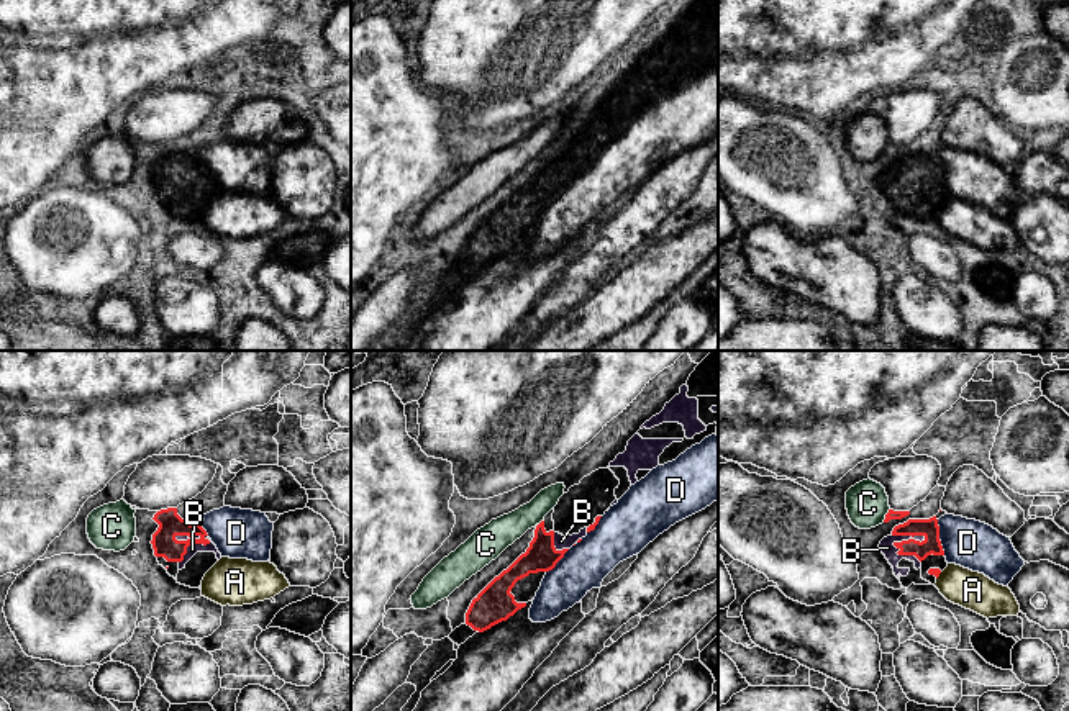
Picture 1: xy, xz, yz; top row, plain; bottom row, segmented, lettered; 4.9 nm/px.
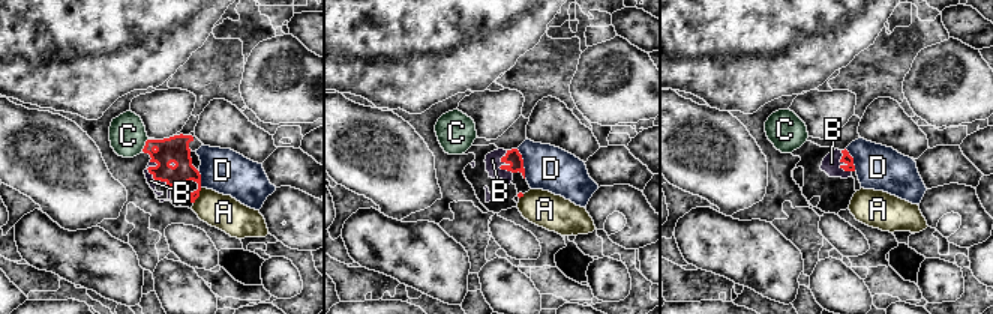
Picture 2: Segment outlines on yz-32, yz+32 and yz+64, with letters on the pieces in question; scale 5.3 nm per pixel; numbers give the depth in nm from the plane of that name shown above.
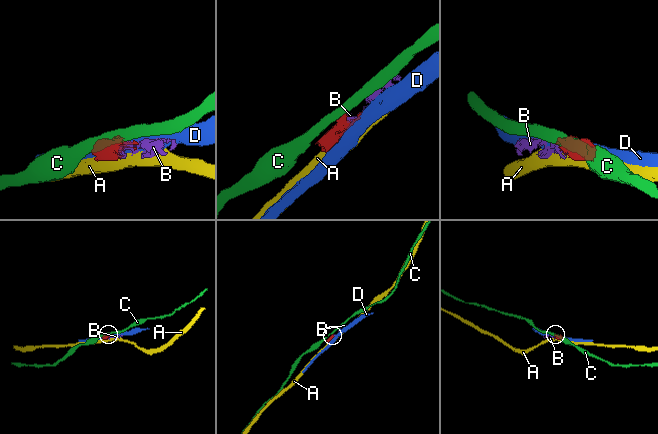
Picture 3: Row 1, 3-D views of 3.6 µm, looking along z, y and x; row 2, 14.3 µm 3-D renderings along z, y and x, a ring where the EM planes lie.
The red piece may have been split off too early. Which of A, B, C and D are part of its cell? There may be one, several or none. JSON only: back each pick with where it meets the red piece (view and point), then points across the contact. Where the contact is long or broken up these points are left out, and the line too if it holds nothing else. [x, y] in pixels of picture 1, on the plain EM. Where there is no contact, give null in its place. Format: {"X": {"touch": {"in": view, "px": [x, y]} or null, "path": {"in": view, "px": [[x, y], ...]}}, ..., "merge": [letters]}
{"B": {"touch": {"in": "yz", "px": [894, 177]}, "path": {"in": "yz", "px": [[928, 161], [910, 174], [894, 177], [887, 181]]}}, "merge": ["B"]}

